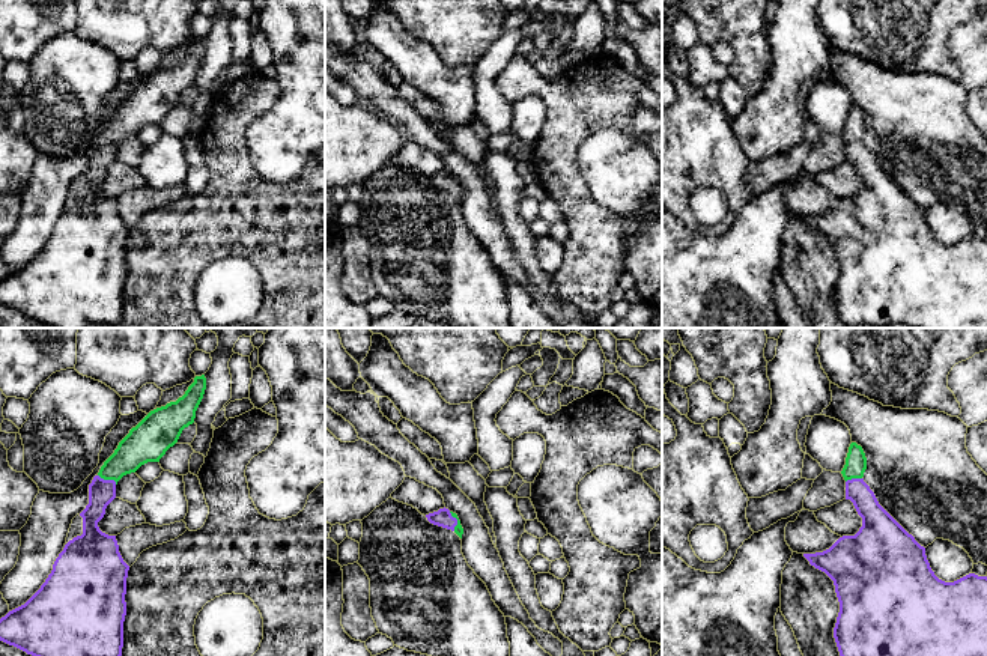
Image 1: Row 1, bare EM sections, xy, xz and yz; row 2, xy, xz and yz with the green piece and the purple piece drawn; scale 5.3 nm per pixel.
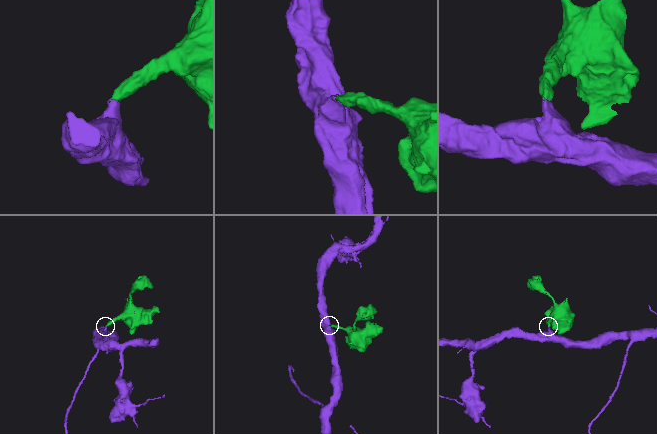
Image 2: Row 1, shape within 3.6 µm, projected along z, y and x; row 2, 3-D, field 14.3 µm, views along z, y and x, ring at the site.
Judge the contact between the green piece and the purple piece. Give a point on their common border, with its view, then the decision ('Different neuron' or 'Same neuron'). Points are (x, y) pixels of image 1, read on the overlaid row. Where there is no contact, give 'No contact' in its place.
Touches green at xy (107, 479). Same neuron

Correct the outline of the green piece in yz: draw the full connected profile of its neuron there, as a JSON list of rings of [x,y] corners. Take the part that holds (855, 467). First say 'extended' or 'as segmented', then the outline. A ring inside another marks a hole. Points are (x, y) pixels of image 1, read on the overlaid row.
extended | [[[852,442],[846,457],[846,465],[841,471],[846,480],[846,500],[850,500],[862,518],[862,527],[855,536],[840,537],[829,549],[815,554],[803,554],[811,566],[825,572],[835,585],[835,593],[840,602],[840,612],[834,627],[834,638],[840,656],[987,656],[987,576],[969,573],[954,582],[939,579],[930,567],[925,555],[925,548],[921,546],[912,534],[909,534],[877,501],[874,492],[864,481],[867,469],[867,457],[861,445]]]

